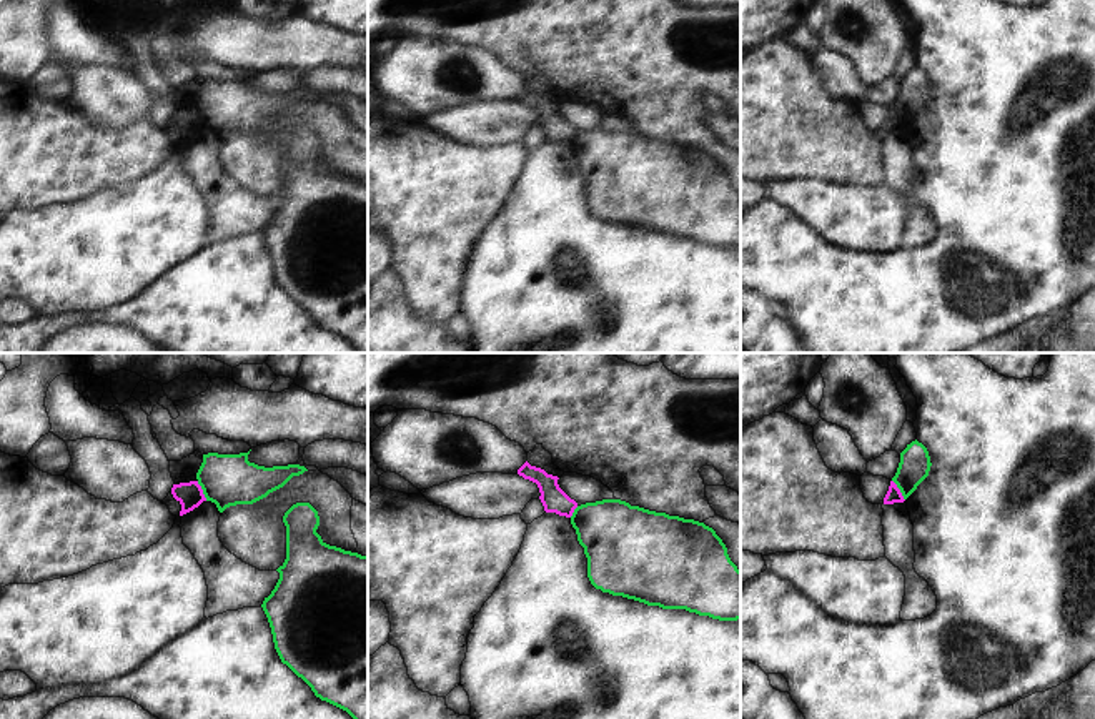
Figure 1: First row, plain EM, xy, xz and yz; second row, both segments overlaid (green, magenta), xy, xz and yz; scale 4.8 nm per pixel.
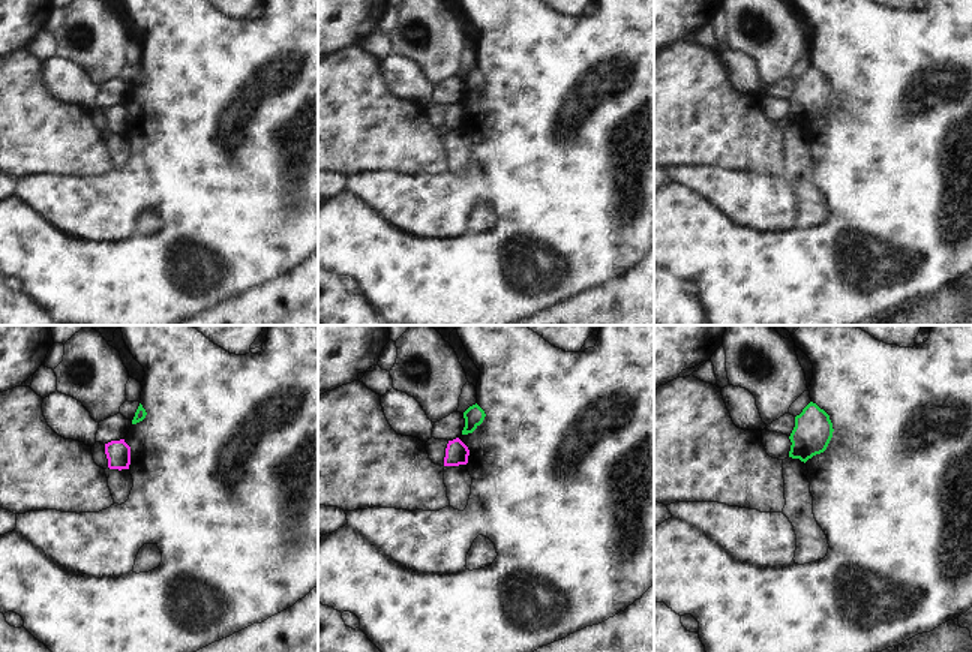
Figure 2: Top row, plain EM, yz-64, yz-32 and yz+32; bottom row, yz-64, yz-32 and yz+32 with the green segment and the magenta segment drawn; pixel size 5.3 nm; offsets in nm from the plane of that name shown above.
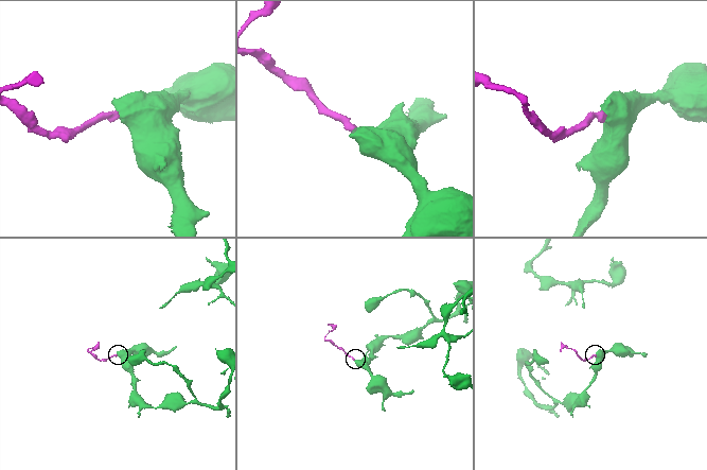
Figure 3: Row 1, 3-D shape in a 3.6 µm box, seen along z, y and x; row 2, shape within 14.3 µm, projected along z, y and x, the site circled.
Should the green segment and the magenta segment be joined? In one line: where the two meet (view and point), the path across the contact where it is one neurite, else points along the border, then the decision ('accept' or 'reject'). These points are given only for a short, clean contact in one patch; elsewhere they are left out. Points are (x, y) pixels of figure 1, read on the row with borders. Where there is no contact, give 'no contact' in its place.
xy (203, 491) | along xy (197, 481), (207, 500) | reject

